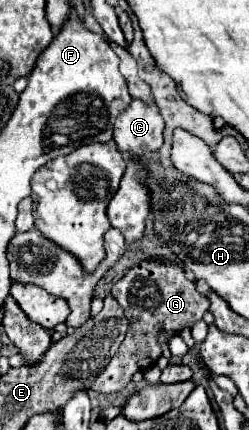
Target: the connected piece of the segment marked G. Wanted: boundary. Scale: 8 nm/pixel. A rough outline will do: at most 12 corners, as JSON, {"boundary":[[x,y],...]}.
{"boundary":[[156,260],[112,286],[130,330],[92,382],[120,392],[166,340],[210,308],[184,270]]}

